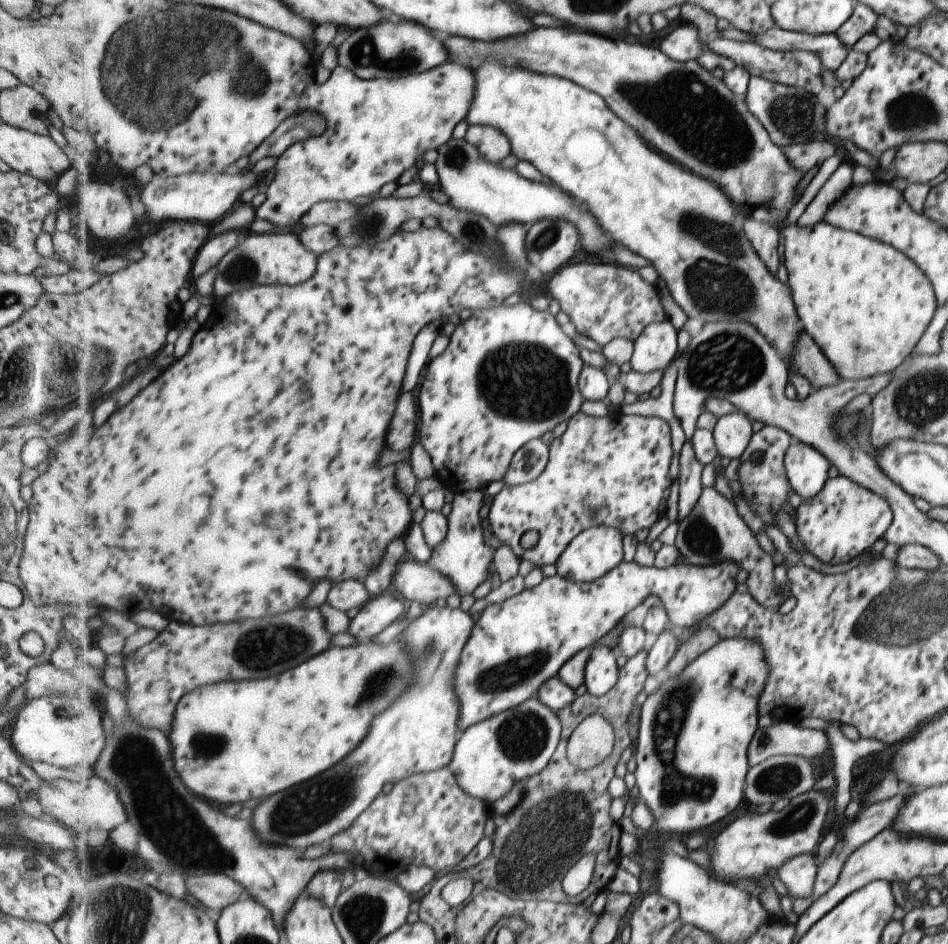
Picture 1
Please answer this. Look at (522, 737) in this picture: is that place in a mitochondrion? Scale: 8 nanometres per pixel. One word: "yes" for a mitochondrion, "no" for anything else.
yes

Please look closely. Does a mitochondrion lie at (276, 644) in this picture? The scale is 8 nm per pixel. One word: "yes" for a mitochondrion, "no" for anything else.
yes

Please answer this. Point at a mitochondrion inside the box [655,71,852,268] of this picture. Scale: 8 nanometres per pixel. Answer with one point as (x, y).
(792, 115)

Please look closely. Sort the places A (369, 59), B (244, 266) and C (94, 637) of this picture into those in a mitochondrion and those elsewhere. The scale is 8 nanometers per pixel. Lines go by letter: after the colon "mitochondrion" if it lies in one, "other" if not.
A: mitochondrion
B: mitochondrion
C: other

